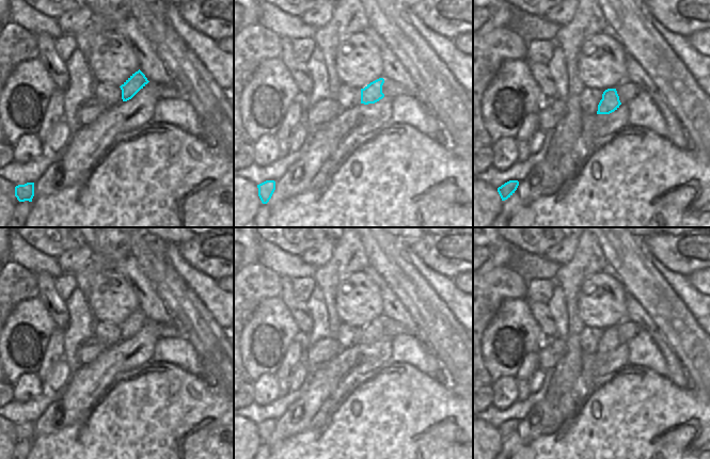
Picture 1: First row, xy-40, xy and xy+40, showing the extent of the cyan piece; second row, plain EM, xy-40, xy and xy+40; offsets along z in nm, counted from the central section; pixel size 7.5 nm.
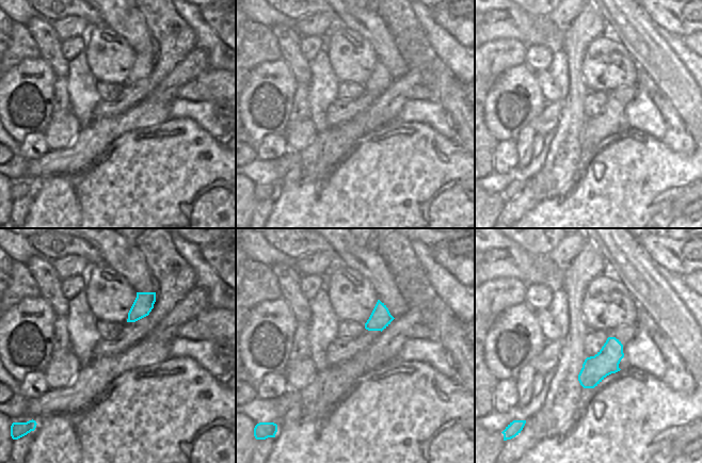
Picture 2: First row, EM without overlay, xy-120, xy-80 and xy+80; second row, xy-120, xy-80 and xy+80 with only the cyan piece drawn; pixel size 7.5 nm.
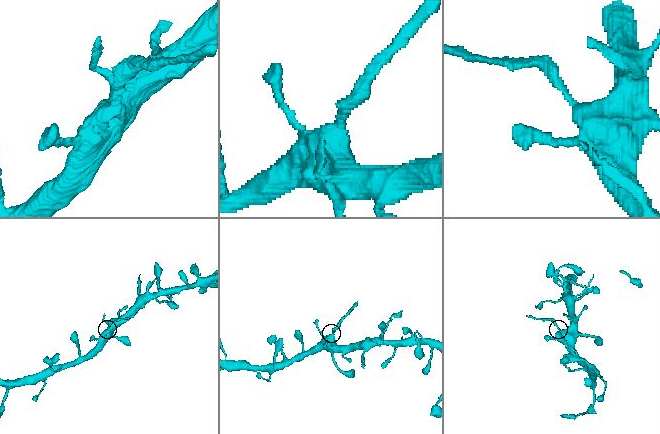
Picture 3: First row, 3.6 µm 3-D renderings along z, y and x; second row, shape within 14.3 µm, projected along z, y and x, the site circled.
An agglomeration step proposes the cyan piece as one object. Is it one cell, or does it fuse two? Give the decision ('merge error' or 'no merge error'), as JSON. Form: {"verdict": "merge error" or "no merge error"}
{"verdict": "merge error"}

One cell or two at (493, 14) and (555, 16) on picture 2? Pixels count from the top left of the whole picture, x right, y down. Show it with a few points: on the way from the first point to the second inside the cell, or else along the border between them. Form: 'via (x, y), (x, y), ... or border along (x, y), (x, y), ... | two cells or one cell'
border along (547, 15), (558, 25), (567, 26) | two cells

